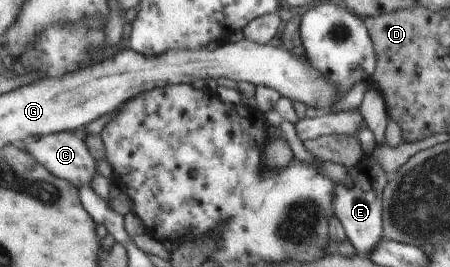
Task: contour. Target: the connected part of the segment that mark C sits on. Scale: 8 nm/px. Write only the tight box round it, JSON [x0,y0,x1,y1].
[20,131,98,189]

